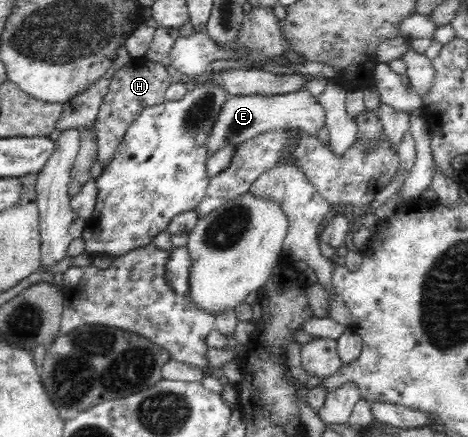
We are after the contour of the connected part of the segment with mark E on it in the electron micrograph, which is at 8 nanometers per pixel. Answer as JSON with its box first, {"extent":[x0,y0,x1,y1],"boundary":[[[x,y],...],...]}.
{"extent":[207,89,324,158],"boundary":[[[304,89],[283,95],[229,95],[219,109],[217,120],[210,129],[207,144],[207,158],[215,156],[221,149],[231,146],[237,148],[241,143],[257,135],[281,128],[299,129],[315,136],[324,124],[323,108],[314,97]]]}

